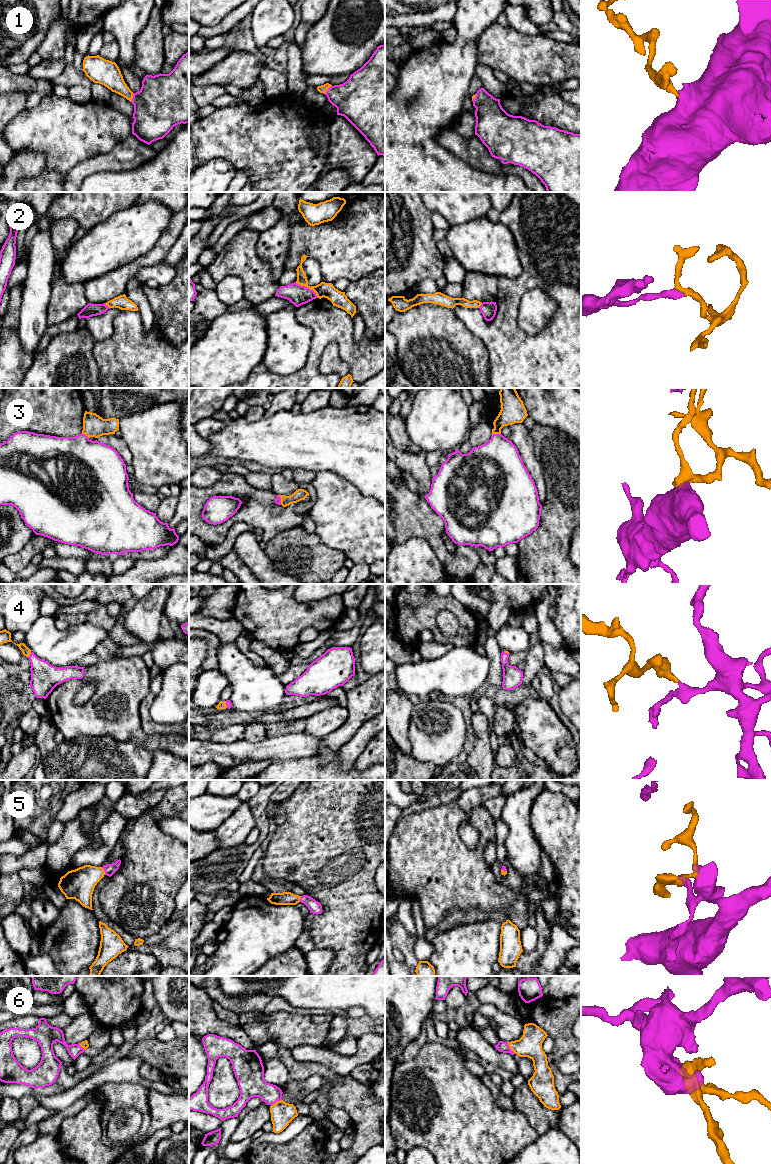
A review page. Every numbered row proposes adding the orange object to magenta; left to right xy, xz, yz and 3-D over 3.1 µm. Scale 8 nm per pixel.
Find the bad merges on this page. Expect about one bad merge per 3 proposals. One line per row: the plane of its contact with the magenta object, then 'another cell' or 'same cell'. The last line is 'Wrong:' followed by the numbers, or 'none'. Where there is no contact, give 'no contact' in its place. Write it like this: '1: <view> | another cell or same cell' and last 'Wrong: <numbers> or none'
1: xz | same cell
2: xz | another cell
3: yz | same cell
4: xy | same cell
5: xy | same cell
6: yz | same cell
Wrong: 2

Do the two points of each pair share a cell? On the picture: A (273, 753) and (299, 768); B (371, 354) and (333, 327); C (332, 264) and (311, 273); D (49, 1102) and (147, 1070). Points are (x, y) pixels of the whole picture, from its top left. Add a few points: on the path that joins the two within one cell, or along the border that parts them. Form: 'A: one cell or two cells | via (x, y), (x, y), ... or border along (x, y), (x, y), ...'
A: two cells | border along (308, 757), (289, 758), (272, 763)
B: one cell | via (362, 354), (342, 336)
C: two cells | border along (307, 257), (313, 258), (318, 263), (322, 281)
D: two cells | border along (140, 1064), (139, 1074), (142, 1077), (161, 1081)

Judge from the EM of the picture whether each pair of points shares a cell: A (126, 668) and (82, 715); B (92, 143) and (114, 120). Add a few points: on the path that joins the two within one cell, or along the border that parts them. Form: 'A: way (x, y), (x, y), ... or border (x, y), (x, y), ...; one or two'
A: way (114, 680), (91, 703); one
B: way (97, 137), (108, 126); one

